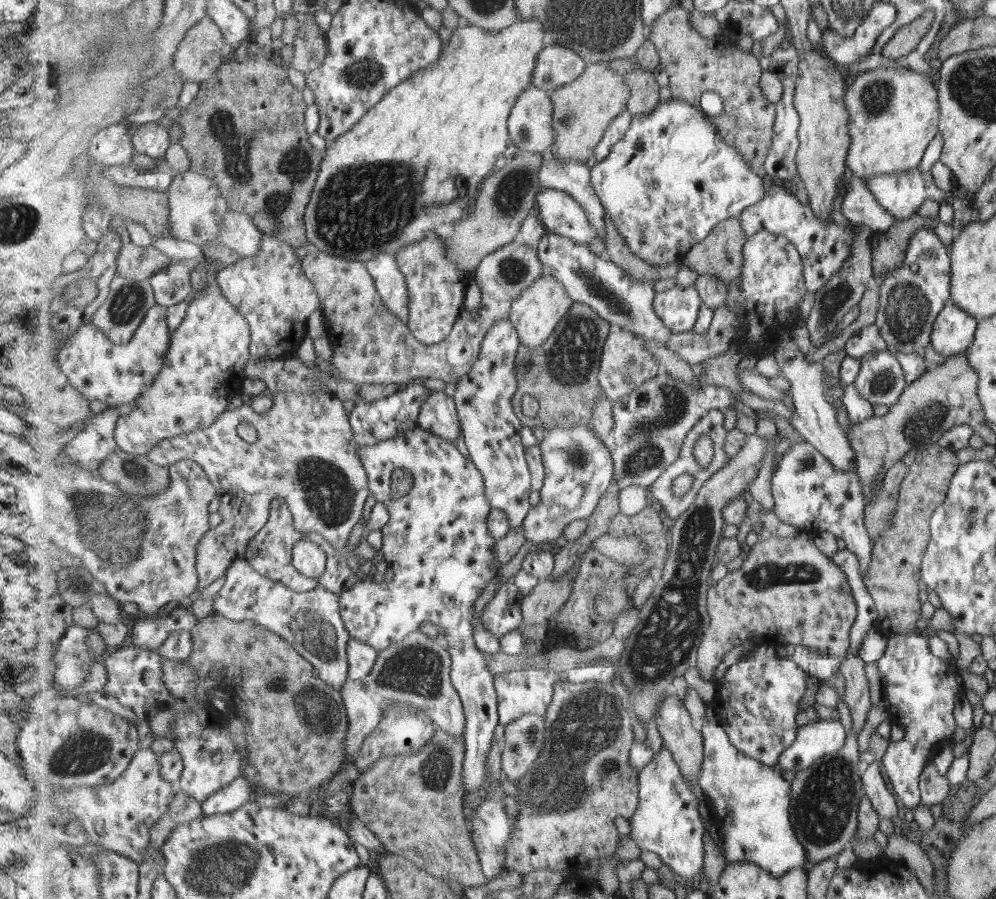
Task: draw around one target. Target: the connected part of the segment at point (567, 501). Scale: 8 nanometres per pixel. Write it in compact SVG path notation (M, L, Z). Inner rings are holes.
M581 425L575 428L555 427L549 430L546 428L542 441L537 444L541 448L541 456L546 468L546 481L543 488L539 491L540 501L530 510L524 525L528 541L533 543L555 542L561 538L563 530L567 524L573 520L585 520L593 516L595 509L600 503L600 499L610 488L614 480L614 458L609 448L605 446L596 434L591 431L591 425Z

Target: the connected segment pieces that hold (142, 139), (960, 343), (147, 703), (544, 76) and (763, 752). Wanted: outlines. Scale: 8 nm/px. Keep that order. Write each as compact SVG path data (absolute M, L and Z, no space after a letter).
M155 121L148 122L143 126L134 128L131 140L133 146L139 152L149 154L155 160L165 158L167 161L166 154L168 153L168 148L172 145L167 127L156 124Z
M949 303L937 314L930 333L930 343L935 352L951 357L969 348L973 332L975 317Z
M132 644L128 648L115 650L103 663L108 674L105 686L85 698L115 715L129 720L134 725L143 721L149 722L149 719L165 710L173 700L169 688L163 682L163 657L158 650L147 651Z
M545 46L538 54L532 84L552 93L577 80L588 65L577 51L566 46Z
M769 643L757 645L748 658L725 670L724 676L716 682L715 695L708 704L716 715L717 722L727 731L731 742L746 755L757 758L765 764L776 766L784 750L798 740L797 714L799 704L809 688L807 672L797 661L781 659L776 647Z

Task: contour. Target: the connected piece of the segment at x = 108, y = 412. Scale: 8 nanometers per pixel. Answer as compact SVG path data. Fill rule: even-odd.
M109 405L93 415L76 438L64 447L68 458L85 470L97 472L101 462L117 449L116 426L121 416L113 408Z

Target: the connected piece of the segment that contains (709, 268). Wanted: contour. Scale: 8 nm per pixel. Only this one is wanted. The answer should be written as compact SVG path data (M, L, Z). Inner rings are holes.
M729 218L719 223L705 241L696 245L683 257L683 264L700 275L711 274L724 282L738 279L743 272L747 234L741 218Z

